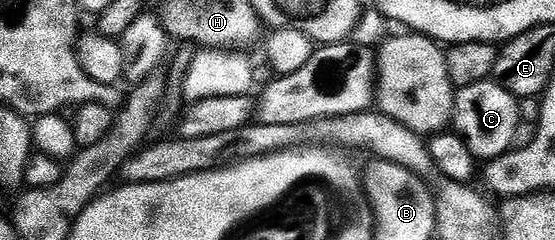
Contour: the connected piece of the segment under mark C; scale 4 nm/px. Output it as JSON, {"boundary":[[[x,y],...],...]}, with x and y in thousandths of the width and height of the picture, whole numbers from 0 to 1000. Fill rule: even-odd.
{"boundary":[[[888,329],[850,346],[850,363],[836,363],[818,392],[816,550],[832,571],[836,596],[843,596],[843,629],[850,629],[863,675],[890,671],[928,617],[933,517],[941,504],[933,438],[935,408],[924,404],[906,354]]]}

